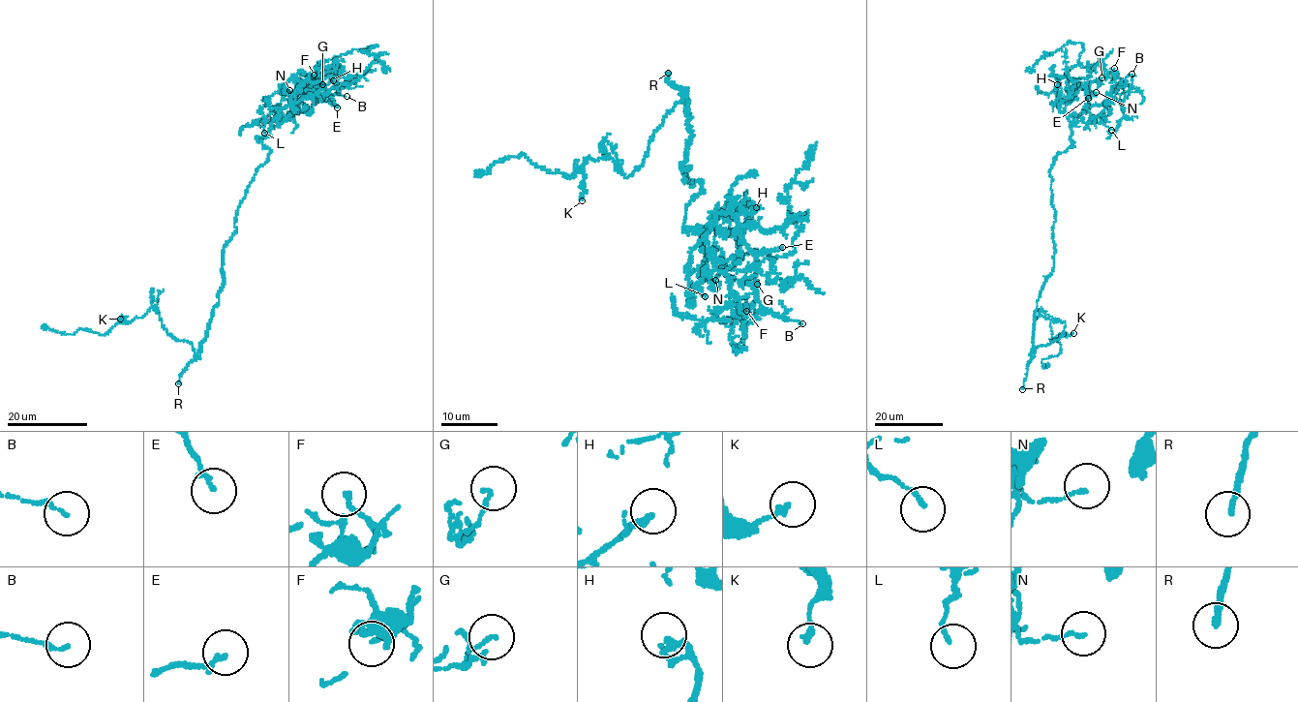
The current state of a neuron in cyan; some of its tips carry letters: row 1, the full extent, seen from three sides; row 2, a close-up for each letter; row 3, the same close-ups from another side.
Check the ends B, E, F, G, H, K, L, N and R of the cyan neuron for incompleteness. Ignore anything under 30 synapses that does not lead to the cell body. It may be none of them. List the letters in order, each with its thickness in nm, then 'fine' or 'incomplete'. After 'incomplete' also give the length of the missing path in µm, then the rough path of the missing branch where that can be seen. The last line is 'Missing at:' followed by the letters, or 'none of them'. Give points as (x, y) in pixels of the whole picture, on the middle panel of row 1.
B: 120 nm thick; fine
E: 140 nm thick; fine
F: 130 nm thick; fine
G: 130 nm thick; fine
H: 240 nm thick; fine
K: 180 nm thick; fine
L: 130 nm thick; fine
N: 110 nm thick; fine
R: 170 nm thick; incomplete; about 50 µm are missing; missing branch runs (668, 73), (684, 35), (678, 15), (657, 6), (631, 26), (621, 28), (596, 10)
Missing at: R

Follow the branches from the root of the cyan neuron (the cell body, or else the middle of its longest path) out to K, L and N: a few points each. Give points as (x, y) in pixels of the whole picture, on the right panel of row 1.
K: (1053, 235), (1053, 268), (1037, 301), (1032, 356), (1063, 334), (1065, 321), (1052, 320), (1050, 340), (1073, 333)
L: (1053, 235), (1053, 159), (1072, 144), (1071, 127), (1079, 121), (1088, 123), (1095, 117), (1111, 130)
N: (1053, 235), (1051, 168), (1057, 155), (1072, 144), (1065, 106), (1076, 95), (1077, 87), (1096, 95), (1096, 92)

